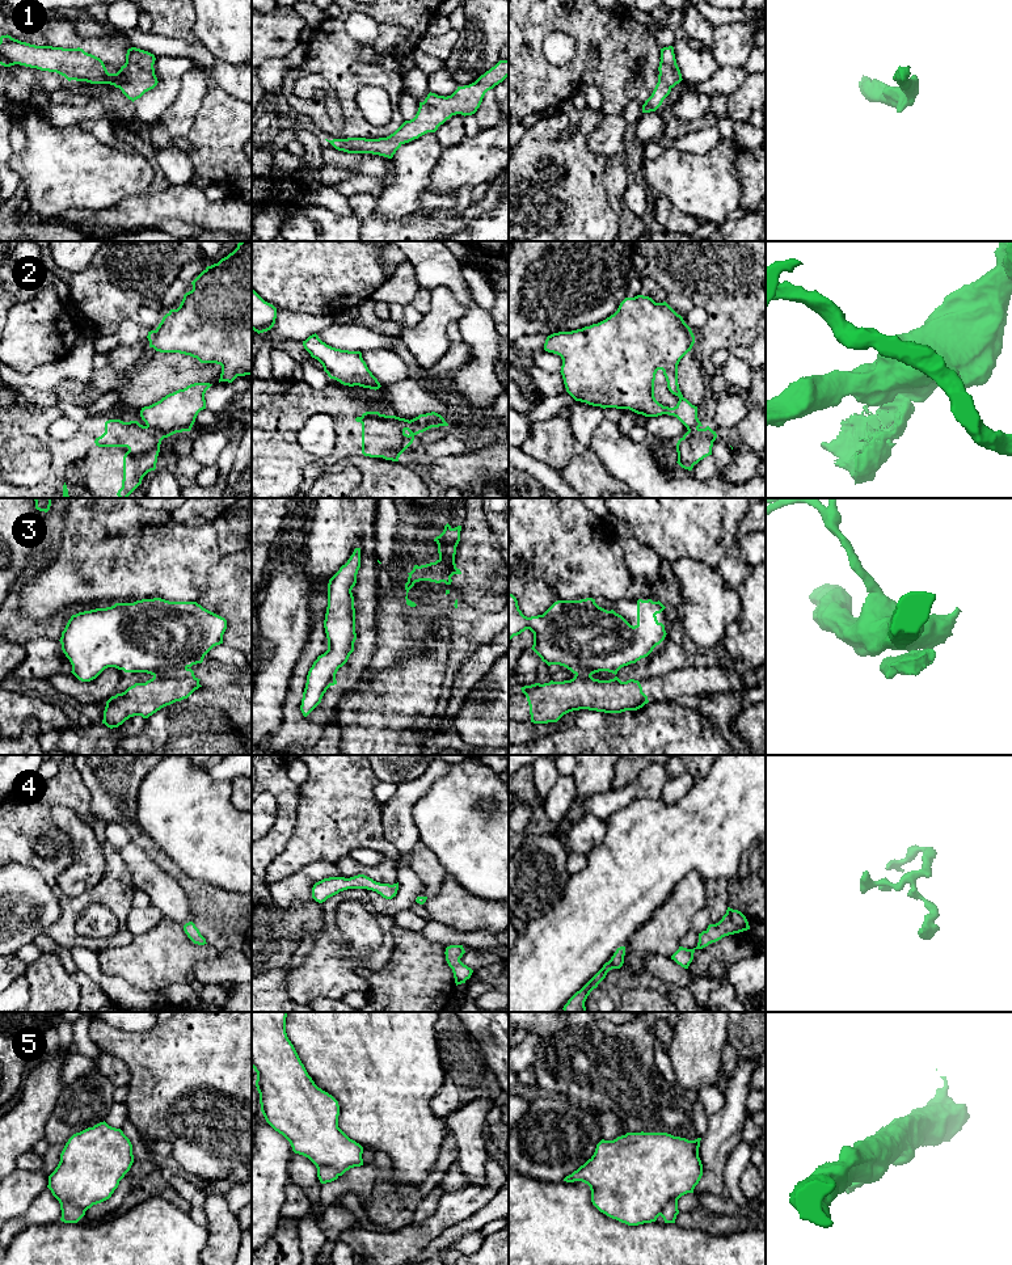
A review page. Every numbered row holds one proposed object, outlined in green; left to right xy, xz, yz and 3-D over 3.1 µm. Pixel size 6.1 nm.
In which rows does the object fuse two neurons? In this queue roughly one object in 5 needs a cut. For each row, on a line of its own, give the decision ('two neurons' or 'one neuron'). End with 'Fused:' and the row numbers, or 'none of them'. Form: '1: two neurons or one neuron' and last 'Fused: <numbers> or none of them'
1: one neuron
2: two neurons
3: two neurons
4: one neuron
5: two neurons
Fused: 2, 3, 5

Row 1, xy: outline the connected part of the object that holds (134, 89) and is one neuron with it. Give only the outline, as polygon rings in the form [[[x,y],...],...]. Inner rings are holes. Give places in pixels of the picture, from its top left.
[[[10,35],[0,37],[0,64],[14,64],[56,72],[68,81],[87,81],[90,84],[110,84],[119,88],[132,102],[157,85],[155,75],[155,55],[131,47],[126,54],[126,63],[117,73],[109,73],[104,62],[85,52],[83,49],[63,49],[35,46]]]

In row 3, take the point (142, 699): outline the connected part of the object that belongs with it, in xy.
[[[185,669],[135,683],[106,701],[102,724],[113,729],[134,716],[148,718],[161,708],[187,699],[202,687],[199,680],[191,669]]]

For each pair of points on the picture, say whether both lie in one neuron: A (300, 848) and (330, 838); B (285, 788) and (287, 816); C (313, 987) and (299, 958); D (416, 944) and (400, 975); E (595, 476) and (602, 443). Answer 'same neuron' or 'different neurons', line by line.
A: same neuron
B: same neuron
C: different neurons
D: same neuron
E: different neurons

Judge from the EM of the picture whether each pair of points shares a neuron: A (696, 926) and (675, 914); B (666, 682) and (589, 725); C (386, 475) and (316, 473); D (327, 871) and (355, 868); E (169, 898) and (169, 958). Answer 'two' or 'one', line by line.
A: two
B: two
C: one
D: two
E: two

